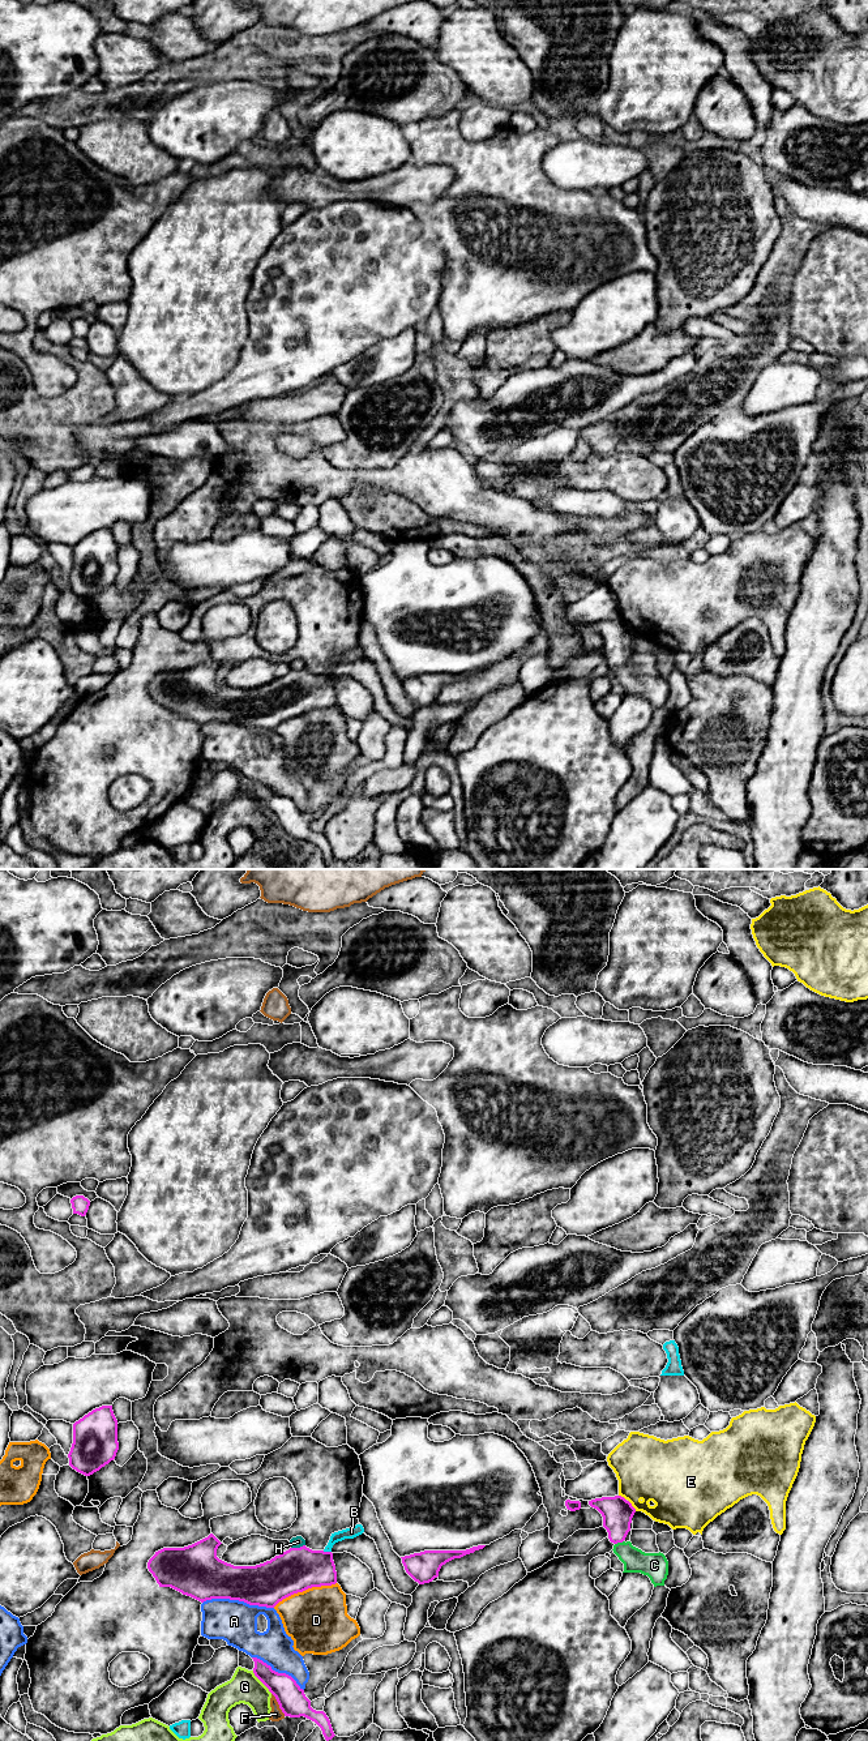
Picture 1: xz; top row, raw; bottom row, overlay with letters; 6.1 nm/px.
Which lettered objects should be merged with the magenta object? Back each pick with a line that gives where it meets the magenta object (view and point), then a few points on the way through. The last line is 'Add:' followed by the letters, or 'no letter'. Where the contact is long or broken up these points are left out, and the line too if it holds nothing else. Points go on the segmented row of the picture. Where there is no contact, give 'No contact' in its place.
C: Touches magenta at xz (619, 1541). Path across: xz (616, 1511), (619, 1541), (635, 1560)
Add: C

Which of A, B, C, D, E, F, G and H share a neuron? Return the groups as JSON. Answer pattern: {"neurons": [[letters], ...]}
{"neurons": [["A"], ["B"], ["C"], ["D"], ["E"], ["F"], ["G"], ["H"]]}

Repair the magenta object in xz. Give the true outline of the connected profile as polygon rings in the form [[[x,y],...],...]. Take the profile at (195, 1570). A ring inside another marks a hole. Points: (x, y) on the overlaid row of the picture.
[[[210,1533],[184,1548],[163,1548],[149,1560],[147,1569],[159,1587],[171,1587],[201,1603],[211,1599],[230,1599],[266,1608],[274,1608],[283,1599],[308,1588],[337,1583],[332,1552],[312,1550],[303,1545],[290,1548],[270,1561],[256,1566],[234,1566],[217,1557],[217,1549],[221,1544]]]

